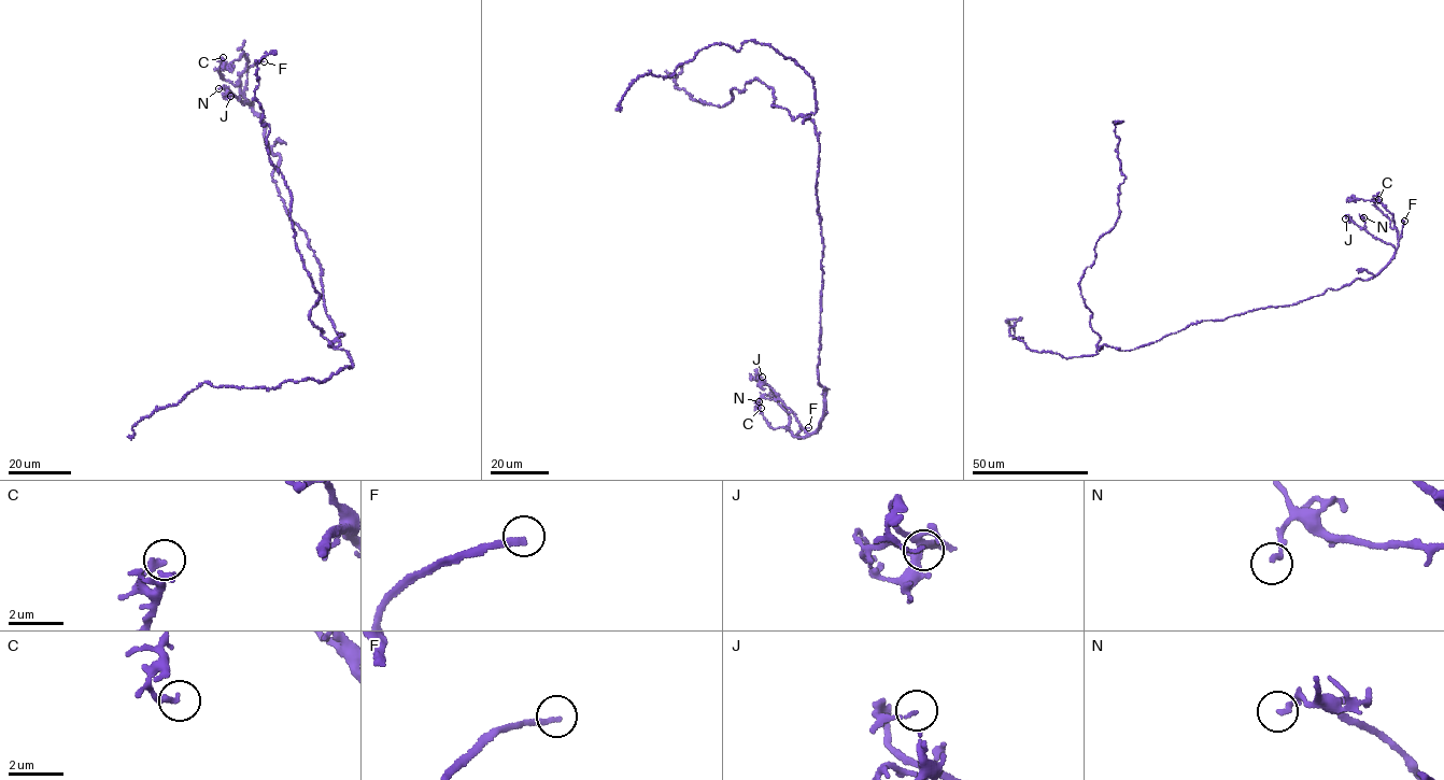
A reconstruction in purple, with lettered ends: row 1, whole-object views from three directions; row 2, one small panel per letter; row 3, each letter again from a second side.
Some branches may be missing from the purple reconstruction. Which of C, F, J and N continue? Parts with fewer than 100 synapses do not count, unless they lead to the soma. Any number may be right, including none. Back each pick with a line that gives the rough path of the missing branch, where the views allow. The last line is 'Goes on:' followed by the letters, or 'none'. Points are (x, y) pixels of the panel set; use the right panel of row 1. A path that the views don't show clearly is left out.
F: Course of what is missing: (1404, 221), (1401, 247)
Goes on: F

